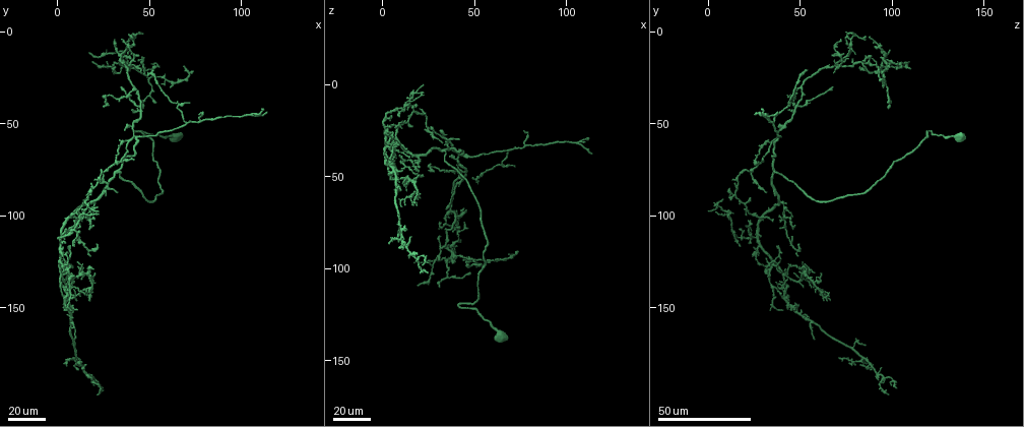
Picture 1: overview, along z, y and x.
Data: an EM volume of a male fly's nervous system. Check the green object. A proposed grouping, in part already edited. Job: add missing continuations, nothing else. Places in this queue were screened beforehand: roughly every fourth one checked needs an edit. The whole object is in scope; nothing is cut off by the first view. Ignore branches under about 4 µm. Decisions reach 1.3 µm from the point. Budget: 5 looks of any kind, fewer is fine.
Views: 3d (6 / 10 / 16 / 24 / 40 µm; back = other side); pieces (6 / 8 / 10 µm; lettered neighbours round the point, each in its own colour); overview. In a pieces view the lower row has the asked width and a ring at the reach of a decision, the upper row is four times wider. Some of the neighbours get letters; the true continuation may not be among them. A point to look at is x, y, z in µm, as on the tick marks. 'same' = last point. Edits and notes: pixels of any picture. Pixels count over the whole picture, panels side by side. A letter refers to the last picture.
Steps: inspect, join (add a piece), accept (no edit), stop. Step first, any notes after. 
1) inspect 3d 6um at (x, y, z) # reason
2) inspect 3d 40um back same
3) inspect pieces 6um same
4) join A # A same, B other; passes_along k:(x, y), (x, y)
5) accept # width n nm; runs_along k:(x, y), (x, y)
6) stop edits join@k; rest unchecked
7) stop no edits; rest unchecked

inspect 3d 24um at (48, 24, 50) # free end

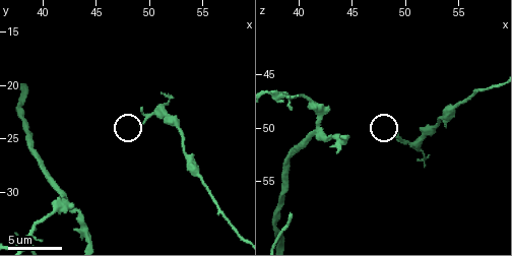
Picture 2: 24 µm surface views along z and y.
inspect pieces 6um at (49.2, 23.8, 50.8)

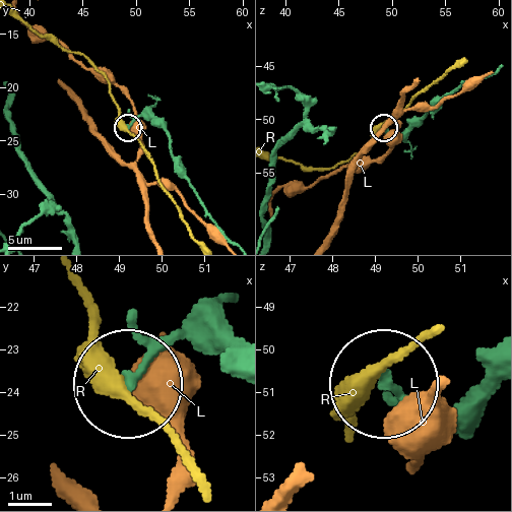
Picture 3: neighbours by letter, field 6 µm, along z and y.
accept # width 170 nm; L other, R other; runs_along 3:(230, 357), (175, 338), (134, 375); no lettered piece goes on from it

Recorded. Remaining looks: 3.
inspect 3d 40um at (45, 12, 69) # free end

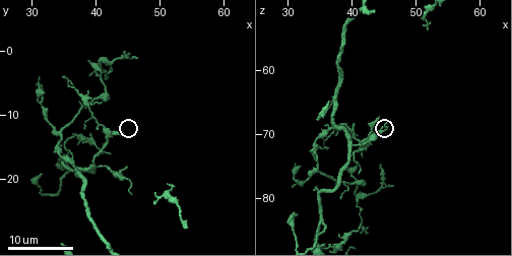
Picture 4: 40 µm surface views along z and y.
inspect pieces 10um at (44.0, 12.5, 67.5) # see the neighbours

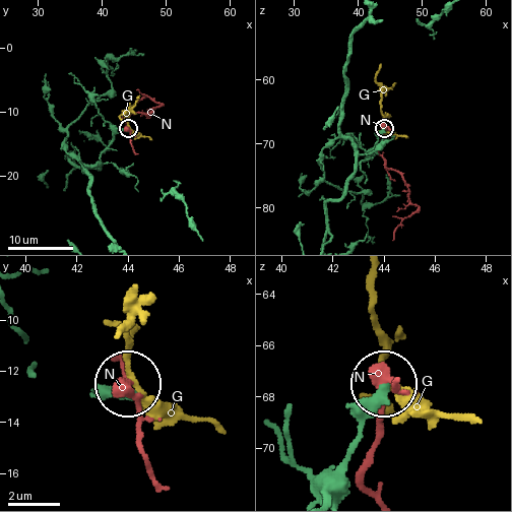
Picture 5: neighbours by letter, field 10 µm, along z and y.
accept # G other, N other; no lettered piece goes on from it

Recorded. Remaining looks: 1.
stop no edits; rest unchecked

